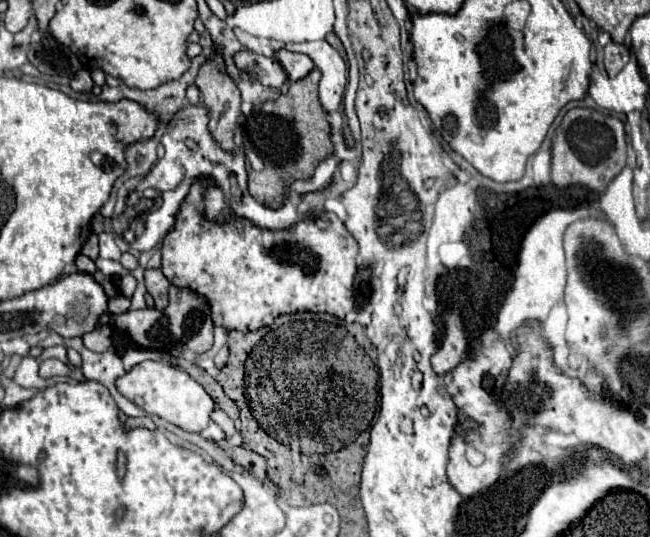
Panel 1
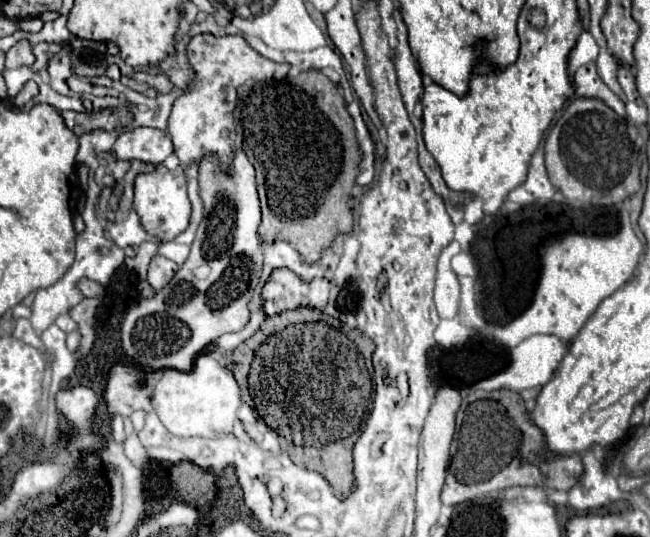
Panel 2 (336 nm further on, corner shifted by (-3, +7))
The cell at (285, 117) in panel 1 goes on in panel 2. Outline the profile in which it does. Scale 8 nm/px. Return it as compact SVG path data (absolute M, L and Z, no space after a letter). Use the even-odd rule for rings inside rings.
M307 71L299 77L283 81L257 81L239 101L241 121L245 129L245 153L257 171L257 191L261 199L261 227L263 239L287 239L297 251L311 263L319 259L321 249L329 247L339 233L351 231L353 217L347 205L355 177L359 173L359 147L355 139L355 125L345 109L343 95L337 95L337 87L321 73Z

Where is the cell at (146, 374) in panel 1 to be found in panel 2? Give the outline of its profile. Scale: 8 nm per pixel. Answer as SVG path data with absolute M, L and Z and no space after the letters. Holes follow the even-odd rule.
M217 347L201 354L207 353L210 355L199 355L195 359L191 371L164 369L163 377L155 385L151 405L155 407L161 423L177 437L219 437L231 433L233 423L237 421L241 399L239 385L233 377L232 353Z

